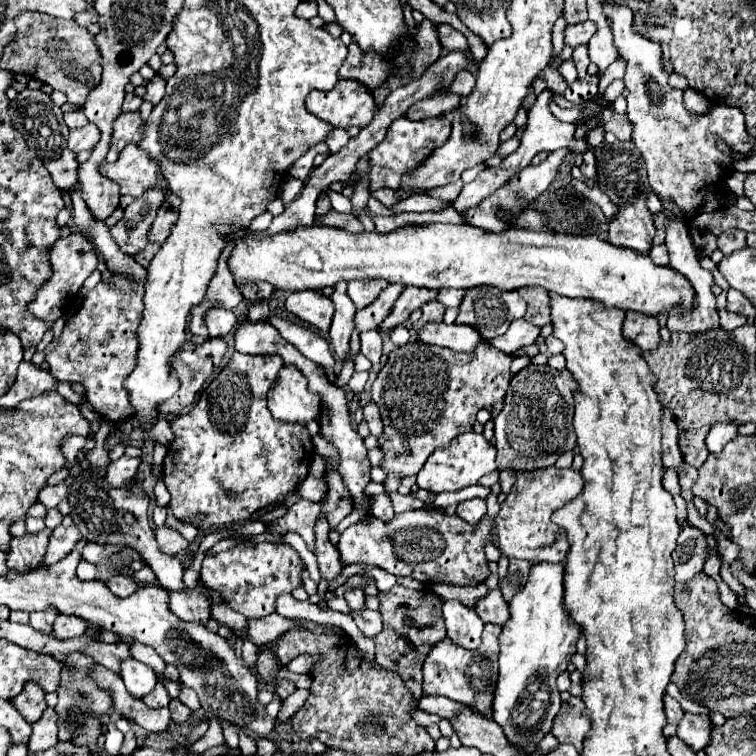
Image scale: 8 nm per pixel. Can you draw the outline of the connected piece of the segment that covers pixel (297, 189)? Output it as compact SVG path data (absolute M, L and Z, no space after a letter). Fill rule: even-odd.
M288 177L280 188L279 198L285 205L295 200L304 187L304 182L294 177Z

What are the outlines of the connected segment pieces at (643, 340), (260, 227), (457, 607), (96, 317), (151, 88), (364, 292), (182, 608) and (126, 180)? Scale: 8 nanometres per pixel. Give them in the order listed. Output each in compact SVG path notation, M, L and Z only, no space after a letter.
M627 311L623 323L623 335L641 351L653 351L661 341L657 317L639 315L635 311Z
M261 213L257 219L253 219L251 221L251 225L247 227L247 233L261 233L261 231L265 231L267 227L269 227L269 223L271 223L271 213Z
M445 601L443 619L445 619L447 637L453 643L465 649L479 647L481 633L483 633L483 621L475 615L473 609L461 605L459 601Z
M113 275L109 281L99 281L83 299L79 311L65 323L63 333L57 341L55 351L45 355L49 363L49 371L59 381L81 383L85 387L85 399L93 405L95 413L109 423L123 423L133 417L133 407L129 403L127 389L123 387L125 377L135 369L135 355L139 351L139 339L135 335L139 327L139 319L143 313L143 283L135 283L135 279L123 279L123 275Z
M155 75L155 77L147 83L145 89L147 89L147 93L143 95L143 99L149 101L149 103L153 103L153 105L157 105L157 103L161 101L161 97L165 95L165 81Z
M371 279L371 281L351 281L347 283L347 295L355 303L357 309L367 307L375 301L375 297L387 287L387 281L383 279Z
M189 589L179 591L179 593L175 591L175 595L171 595L171 601L169 601L169 607L173 609L173 613L183 621L187 621L187 613L191 613L187 601L189 601Z
M127 145L115 163L103 161L101 173L103 177L119 183L121 195L131 197L143 195L143 191L151 189L157 181L157 165L137 145Z

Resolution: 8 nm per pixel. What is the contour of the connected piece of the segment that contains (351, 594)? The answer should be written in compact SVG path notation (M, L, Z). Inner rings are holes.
M349 589L349 591L345 591L343 597L351 609L355 609L355 611L365 609L365 595L361 589Z

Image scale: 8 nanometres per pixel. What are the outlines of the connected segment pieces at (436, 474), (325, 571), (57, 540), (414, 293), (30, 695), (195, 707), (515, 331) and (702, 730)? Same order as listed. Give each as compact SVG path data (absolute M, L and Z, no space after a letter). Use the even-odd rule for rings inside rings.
M469 431L451 441L451 445L443 451L433 451L433 455L425 461L423 469L417 475L419 489L431 491L431 493L443 493L443 491L459 491L469 485L475 485L483 475L495 471L495 445L491 441L485 441L483 435Z
M319 515L315 521L315 557L319 563L321 577L325 577L327 581L331 581L341 573L339 553L337 553L337 547L329 541L329 529L331 525L327 523L327 519Z
M59 525L57 529L53 529L53 535L49 539L49 547L47 547L47 555L43 559L43 565L53 565L59 559L67 557L73 551L73 547L79 539L81 537L79 537L79 531L77 531L75 525L71 525L71 527Z
M405 287L405 291L397 299L391 315L381 323L381 327L377 331L391 331L393 327L405 323L415 309L419 309L427 301L435 299L437 295L439 295L439 291L431 291L431 289L423 289L423 287Z
M25 683L23 691L13 699L13 707L27 719L27 723L35 723L43 715L43 709L47 709L45 691L39 689L39 683Z
M181 687L181 703L185 703L193 713L197 713L201 709L199 697L195 695L195 691L191 691L189 687Z
M517 319L515 323L509 325L509 329L507 329L505 335L495 337L495 339L491 339L489 343L491 343L495 349L511 355L511 353L515 353L517 349L521 349L523 345L535 343L537 337L539 337L539 333L541 333L541 329L535 327L533 323L527 323L527 321L523 321L523 319Z
M685 713L677 727L677 737L687 743L693 751L705 749L711 741L711 721L707 715Z

